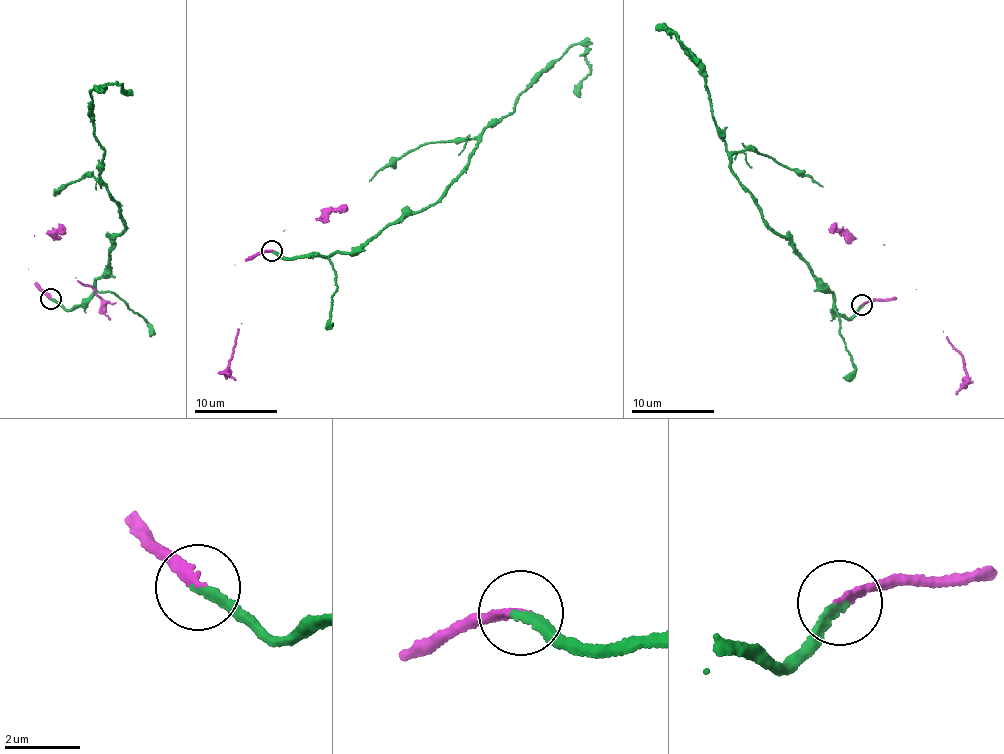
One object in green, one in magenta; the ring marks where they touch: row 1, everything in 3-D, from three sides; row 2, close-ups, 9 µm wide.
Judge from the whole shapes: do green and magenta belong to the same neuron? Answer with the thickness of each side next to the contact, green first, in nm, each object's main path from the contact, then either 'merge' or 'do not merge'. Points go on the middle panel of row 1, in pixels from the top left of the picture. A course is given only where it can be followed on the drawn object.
240 nm thick on the green side, 200 nm on the other; green runs (272, 251), (291, 260), (354, 250), (439, 199), (482, 133), (579, 43), (591, 71), (579, 98); magenta runs (272, 251), (258, 253), (283, 230), (234, 264), (242, 323), (231, 355), (230, 370), (225, 373), (229, 376); merge

